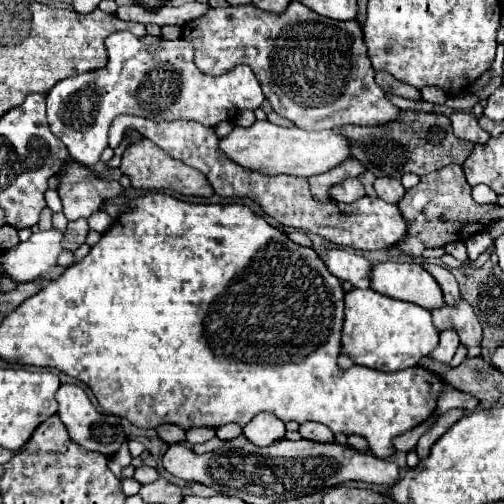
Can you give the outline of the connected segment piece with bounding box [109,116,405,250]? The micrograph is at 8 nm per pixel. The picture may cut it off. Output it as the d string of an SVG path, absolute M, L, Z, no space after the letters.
M119 116L115 124L111 126L109 146L117 148L123 140L123 134L127 128L139 130L145 138L149 138L153 144L157 144L161 150L165 150L171 158L185 162L187 166L197 168L207 176L213 190L223 198L249 198L255 204L261 206L261 210L275 218L283 226L315 232L323 238L327 238L333 244L359 248L359 250L381 250L395 246L405 236L405 220L397 208L397 204L389 204L379 196L363 196L351 204L335 202L335 200L317 200L311 190L307 178L299 176L271 176L257 170L249 170L227 158L219 150L219 138L215 136L213 128L207 128L199 122L155 122L147 118L137 116Z

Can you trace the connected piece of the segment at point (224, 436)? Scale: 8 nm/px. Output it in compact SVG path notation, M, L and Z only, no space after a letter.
M225 424L225 426L221 426L221 428L217 430L217 438L221 438L221 440L233 440L233 438L237 438L241 432L243 432L243 428L241 428L239 424Z

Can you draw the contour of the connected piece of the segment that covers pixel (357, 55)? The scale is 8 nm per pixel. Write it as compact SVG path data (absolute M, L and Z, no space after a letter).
M291 2L281 14L265 12L255 4L243 4L227 8L209 8L205 16L191 20L183 26L183 38L193 42L195 64L201 72L219 76L223 72L229 72L229 68L237 64L247 64L261 82L263 94L271 102L273 110L303 130L343 128L347 124L385 126L387 122L393 122L401 116L401 110L393 106L387 94L373 80L375 70L367 56L357 18L347 22L323 18L301 2Z

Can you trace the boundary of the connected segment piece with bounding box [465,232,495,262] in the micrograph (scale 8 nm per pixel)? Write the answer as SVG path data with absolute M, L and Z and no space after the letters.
M477 232L475 236L471 236L471 240L465 242L465 246L467 246L467 254L469 254L469 260L473 262L479 254L483 254L487 248L491 248L493 242L495 242L495 240L491 238L489 232Z

